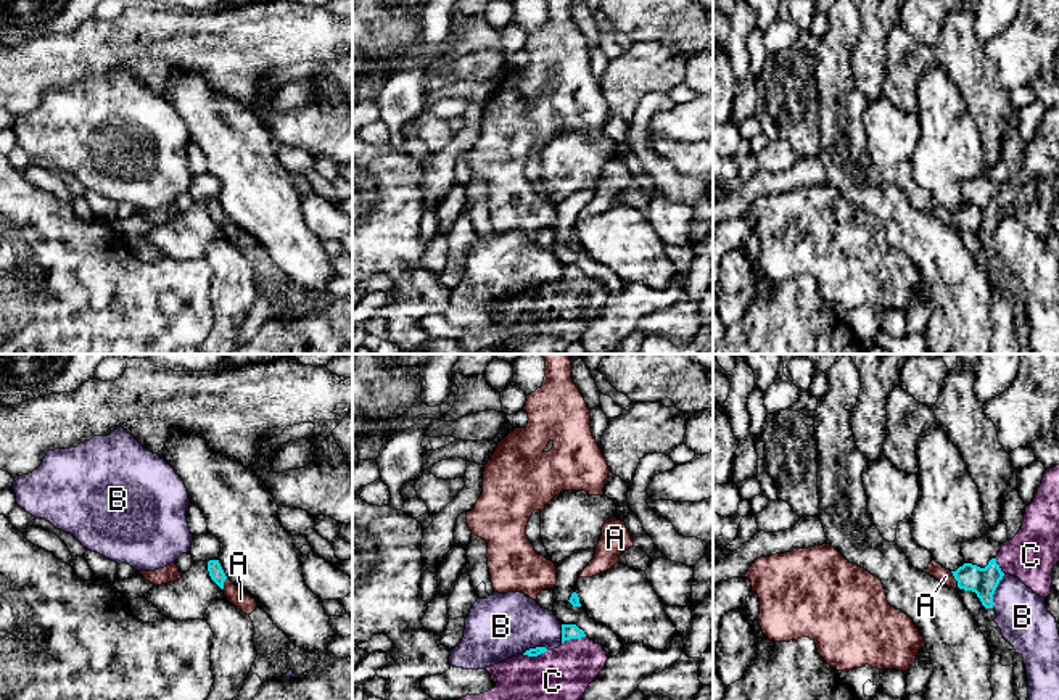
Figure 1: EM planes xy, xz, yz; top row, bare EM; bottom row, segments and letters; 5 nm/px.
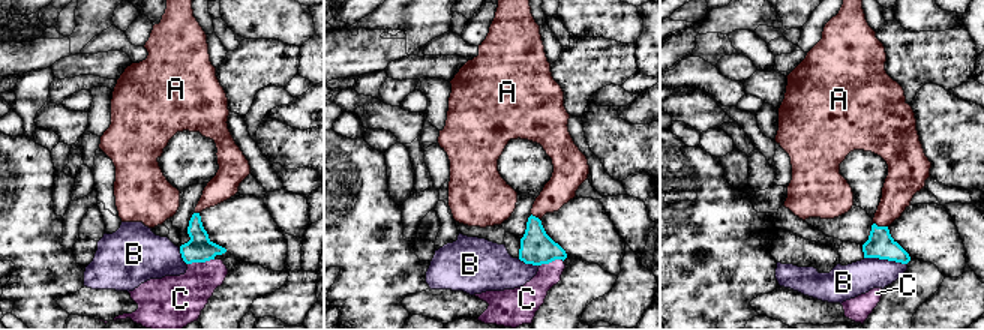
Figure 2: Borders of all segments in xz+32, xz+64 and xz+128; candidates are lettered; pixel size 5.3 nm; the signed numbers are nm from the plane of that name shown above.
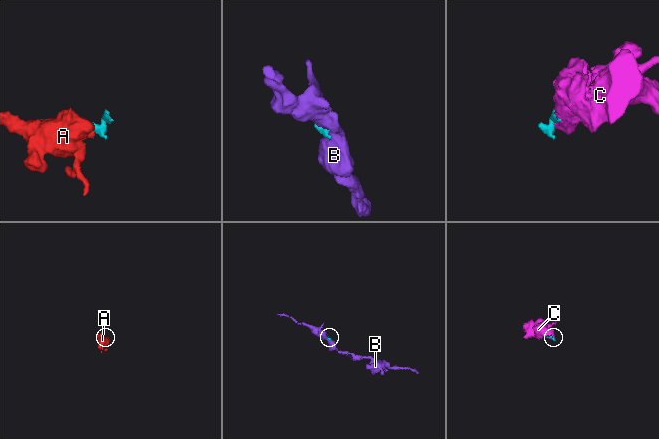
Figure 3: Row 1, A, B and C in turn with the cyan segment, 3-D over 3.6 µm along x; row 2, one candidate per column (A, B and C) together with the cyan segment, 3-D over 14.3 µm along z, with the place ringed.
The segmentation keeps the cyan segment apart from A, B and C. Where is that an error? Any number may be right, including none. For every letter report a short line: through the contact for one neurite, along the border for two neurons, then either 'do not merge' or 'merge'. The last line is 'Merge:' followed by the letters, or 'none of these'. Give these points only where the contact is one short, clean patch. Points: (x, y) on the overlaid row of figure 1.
A: yz (984, 581), (955, 578), (945, 576) | merge
B: do not merge
C: merge
Merge: A, C

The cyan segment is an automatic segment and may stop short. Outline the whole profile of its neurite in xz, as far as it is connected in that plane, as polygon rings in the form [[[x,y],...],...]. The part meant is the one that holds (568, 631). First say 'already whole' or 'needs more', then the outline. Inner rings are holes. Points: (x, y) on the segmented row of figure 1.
needs more; [[[562,624],[562,645],[558,649],[530,649],[523,655],[486,668],[491,676],[497,677],[496,687],[459,700],[581,700],[607,660],[604,647],[591,640],[583,629],[576,624]]]

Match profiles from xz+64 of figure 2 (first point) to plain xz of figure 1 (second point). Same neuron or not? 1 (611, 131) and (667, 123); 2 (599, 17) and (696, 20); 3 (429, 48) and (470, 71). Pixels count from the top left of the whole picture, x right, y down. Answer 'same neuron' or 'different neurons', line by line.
1: different neurons
2: same neuron
3: different neurons

